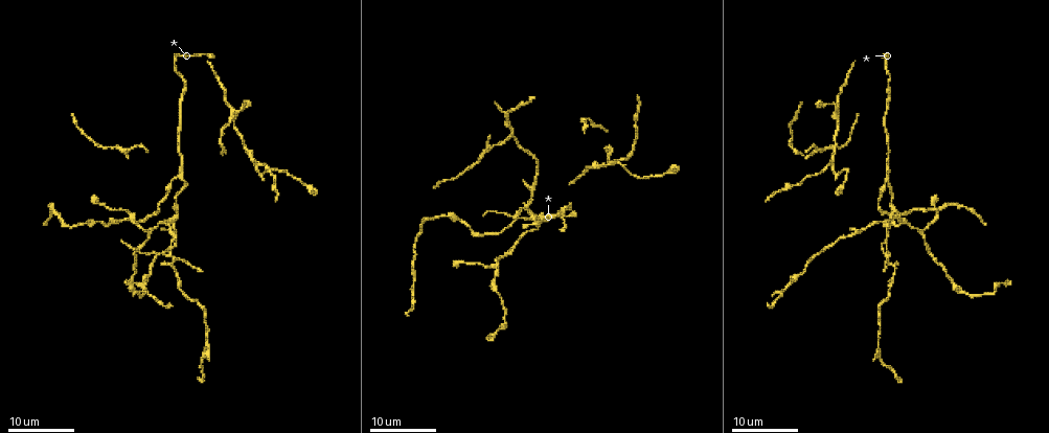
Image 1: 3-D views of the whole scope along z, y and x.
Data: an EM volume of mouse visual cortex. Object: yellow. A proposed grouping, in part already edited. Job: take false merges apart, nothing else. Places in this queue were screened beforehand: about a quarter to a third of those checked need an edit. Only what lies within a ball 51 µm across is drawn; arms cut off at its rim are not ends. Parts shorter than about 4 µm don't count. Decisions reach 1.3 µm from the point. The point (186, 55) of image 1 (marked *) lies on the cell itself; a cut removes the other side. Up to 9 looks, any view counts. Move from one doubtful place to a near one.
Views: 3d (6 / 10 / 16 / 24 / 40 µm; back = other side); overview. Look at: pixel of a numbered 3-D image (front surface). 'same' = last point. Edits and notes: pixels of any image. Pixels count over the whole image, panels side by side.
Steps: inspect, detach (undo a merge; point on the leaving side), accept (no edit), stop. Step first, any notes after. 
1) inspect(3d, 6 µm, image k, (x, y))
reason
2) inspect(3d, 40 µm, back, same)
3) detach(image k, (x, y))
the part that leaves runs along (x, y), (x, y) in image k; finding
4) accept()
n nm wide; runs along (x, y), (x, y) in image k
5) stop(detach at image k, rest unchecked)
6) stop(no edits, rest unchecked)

inspect(3d, 16 µm, image 1, (837, 112))
arms part here

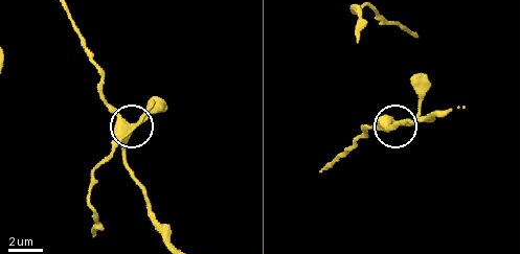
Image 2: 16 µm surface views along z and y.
inspect(3d, 6 µm, image 2, (391, 122))

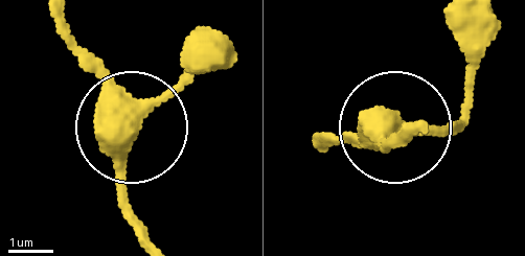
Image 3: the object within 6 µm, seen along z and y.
accept()
one cell here

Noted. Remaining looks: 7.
inspect(3d, 16 µm, image 1, (180, 177))
arms part here

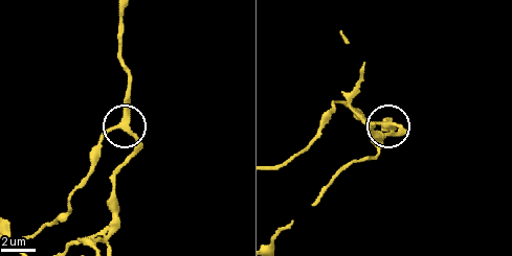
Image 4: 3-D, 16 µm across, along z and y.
inspect(3d, 6 µm, image 4, (120, 125))

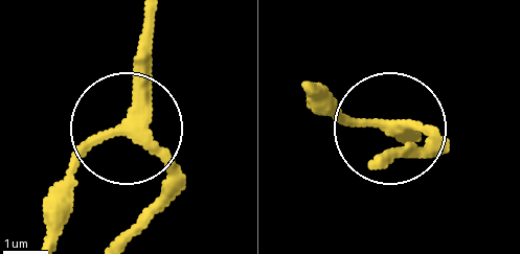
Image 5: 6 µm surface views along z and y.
accept()
3 arms; runs along (142, 17), (138, 129), (165, 174), (154, 215) in image 5; one cell here

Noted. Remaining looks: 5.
inspect(3d, 24 µm, image 1, (259, 165))
a fork

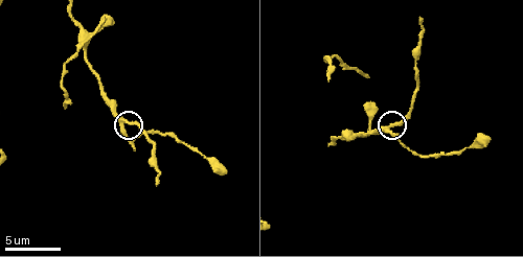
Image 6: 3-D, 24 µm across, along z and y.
inspect(3d, 10 µm, image 6, (126, 123))

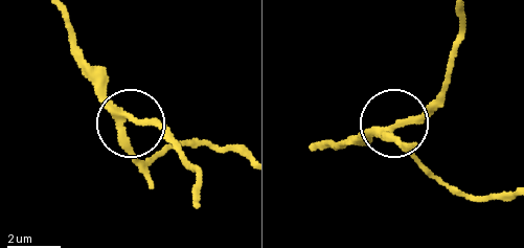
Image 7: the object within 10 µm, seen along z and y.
accept()
3 arms; runs along (58, 12), (77, 65), (128, 119), (128, 139), (145, 178) in image 7; continuous, no second cell

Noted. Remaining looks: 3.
inspect(3d, 24 µm, image 1, (922, 234))
arms part here

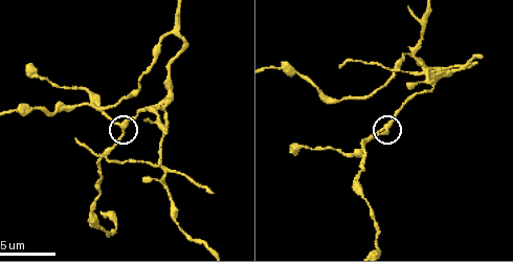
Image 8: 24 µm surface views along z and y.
inspect(3d, 6 µm, image 8, (388, 128))

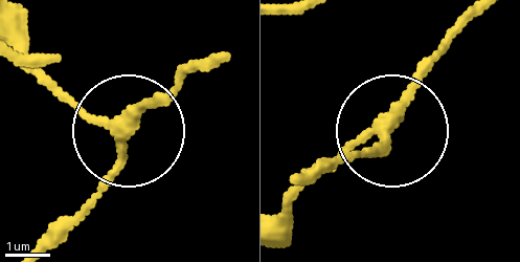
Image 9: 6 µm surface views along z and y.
accept()
260 nm wide; one cell here

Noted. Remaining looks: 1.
stop(no edits, rest unchecked)

